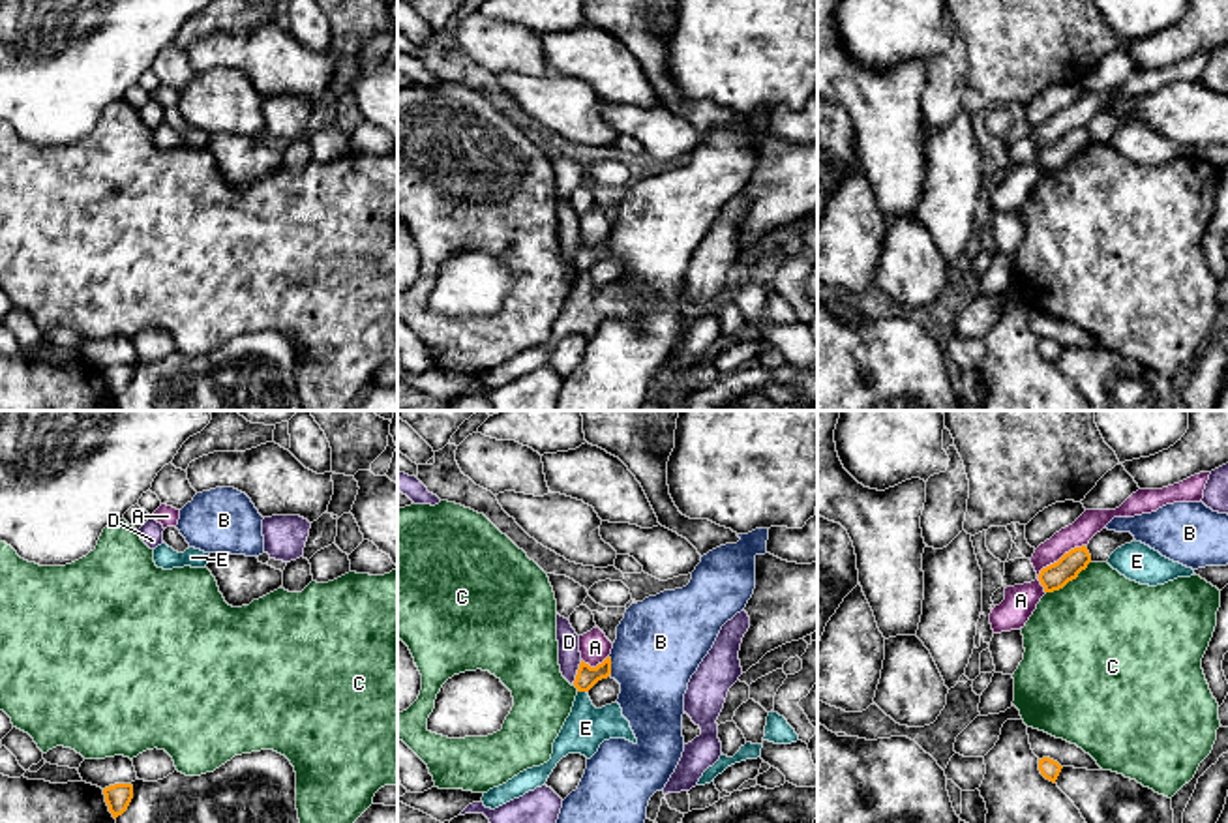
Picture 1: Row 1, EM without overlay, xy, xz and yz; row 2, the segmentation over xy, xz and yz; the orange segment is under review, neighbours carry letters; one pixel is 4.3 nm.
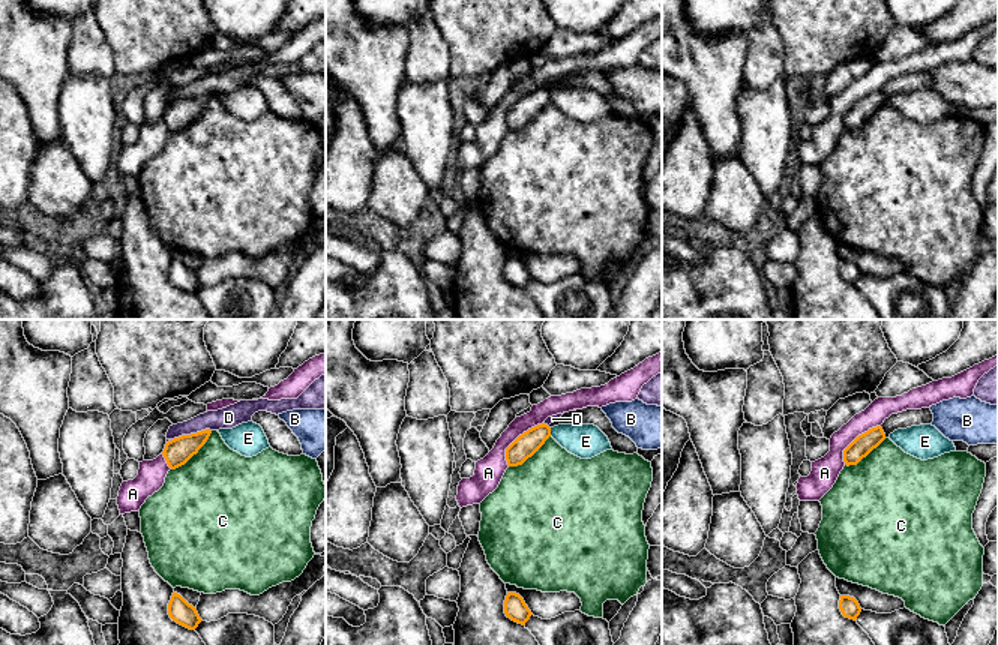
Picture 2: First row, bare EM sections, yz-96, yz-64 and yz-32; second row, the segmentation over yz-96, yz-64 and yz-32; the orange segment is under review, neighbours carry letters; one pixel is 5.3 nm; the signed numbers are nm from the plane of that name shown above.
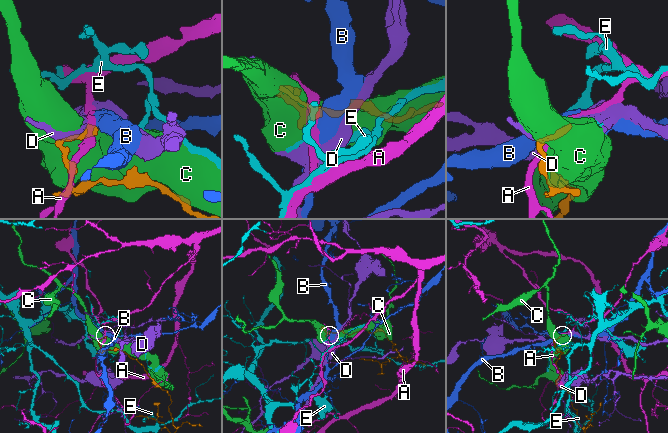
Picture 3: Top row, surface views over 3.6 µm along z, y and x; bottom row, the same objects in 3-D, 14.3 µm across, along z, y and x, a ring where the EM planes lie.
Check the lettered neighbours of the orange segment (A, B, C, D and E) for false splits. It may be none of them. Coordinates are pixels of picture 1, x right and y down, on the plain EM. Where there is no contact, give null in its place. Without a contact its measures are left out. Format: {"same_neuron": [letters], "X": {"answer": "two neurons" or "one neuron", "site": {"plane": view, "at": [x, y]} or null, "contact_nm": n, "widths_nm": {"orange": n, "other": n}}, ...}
{"same_neuron": [], "A": {"answer": "two neurons", "site": {"plane": "yz", "at": [1050, 145]}, "contact_nm": 280, "widths_nm": {"orange": 110, "other": 140}}, "B": {"answer": "two neurons", "site": {"plane": "xz", "at": [610, 246]}, "contact_nm": 90, "widths_nm": {"orange": 90, "other": 380}}, "C": {"answer": "two neurons", "site": {"plane": "yz", "at": [1069, 160]}, "contact_nm": 240, "widths_nm": {"orange": 110, "other": 480}}, "D": {"answer": "two neurons", "site": {"plane": "xz", "at": [578, 254]}, "contact_nm": 120, "widths_nm": {"orange": 90, "other": 100}}, "E": {"answer": "two neurons", "site": {"plane": "xz", "at": [582, 270]}, "contact_nm": 40, "widths_nm": {"orange": 90, "other": 180}}}

